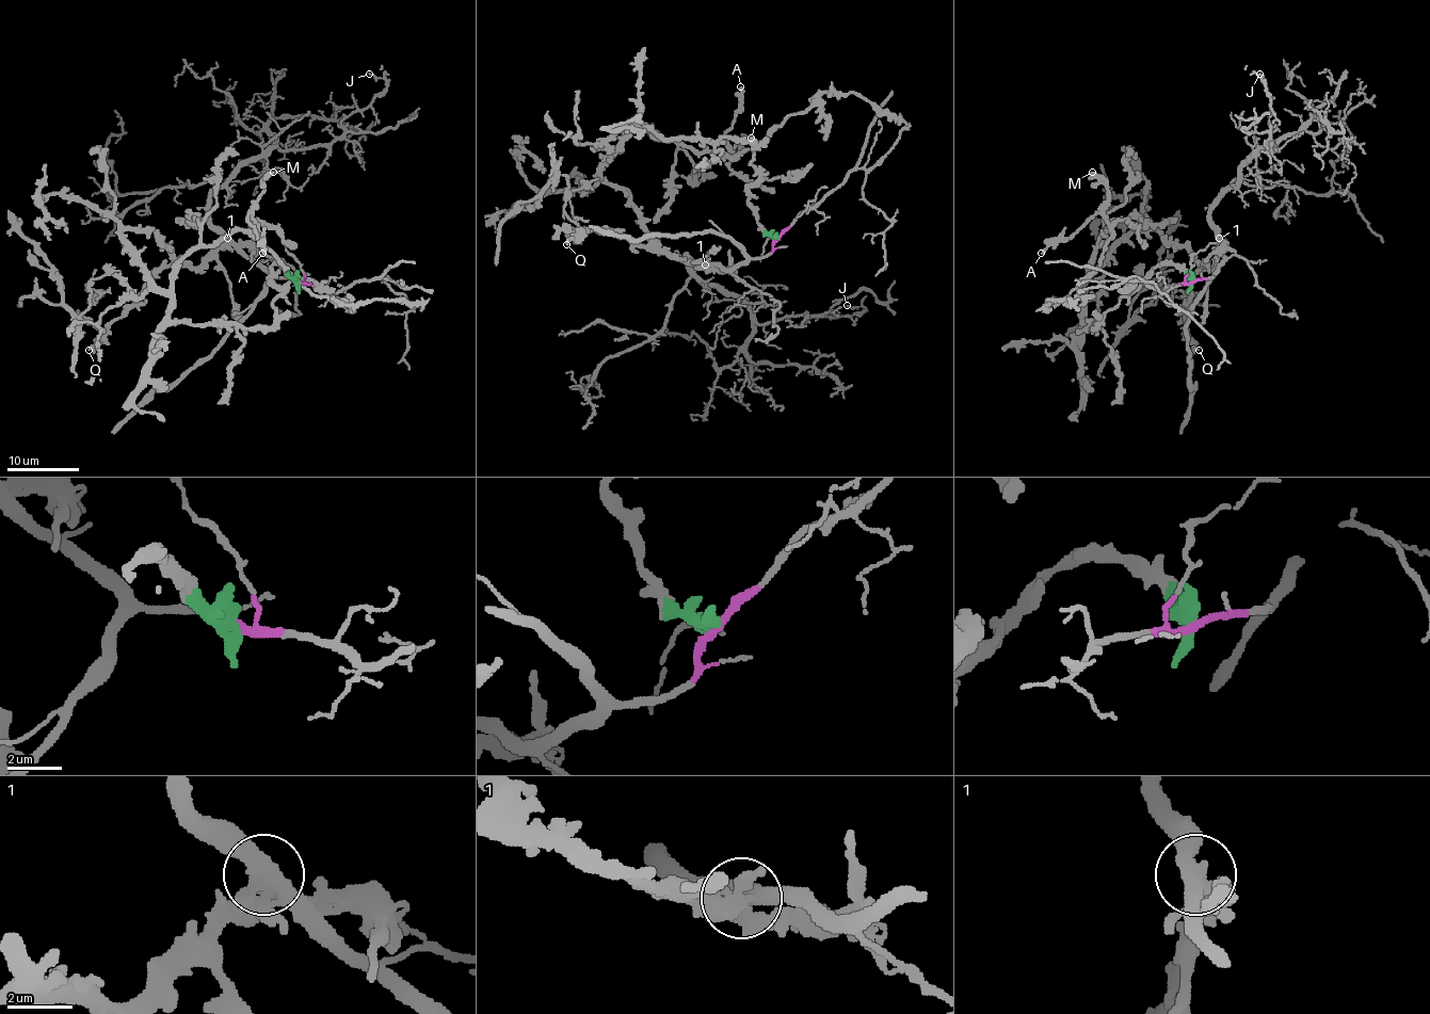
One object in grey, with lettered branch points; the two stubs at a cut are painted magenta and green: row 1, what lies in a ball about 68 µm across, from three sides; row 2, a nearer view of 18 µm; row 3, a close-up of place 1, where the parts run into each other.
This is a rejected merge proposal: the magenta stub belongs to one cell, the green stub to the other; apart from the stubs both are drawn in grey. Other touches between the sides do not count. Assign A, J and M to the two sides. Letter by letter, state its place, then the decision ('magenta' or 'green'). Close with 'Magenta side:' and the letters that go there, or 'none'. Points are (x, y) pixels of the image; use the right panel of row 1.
A: place (1041, 253); green
J: place (1259, 74); magenta
M: place (1092, 172); green
Magenta side: J

